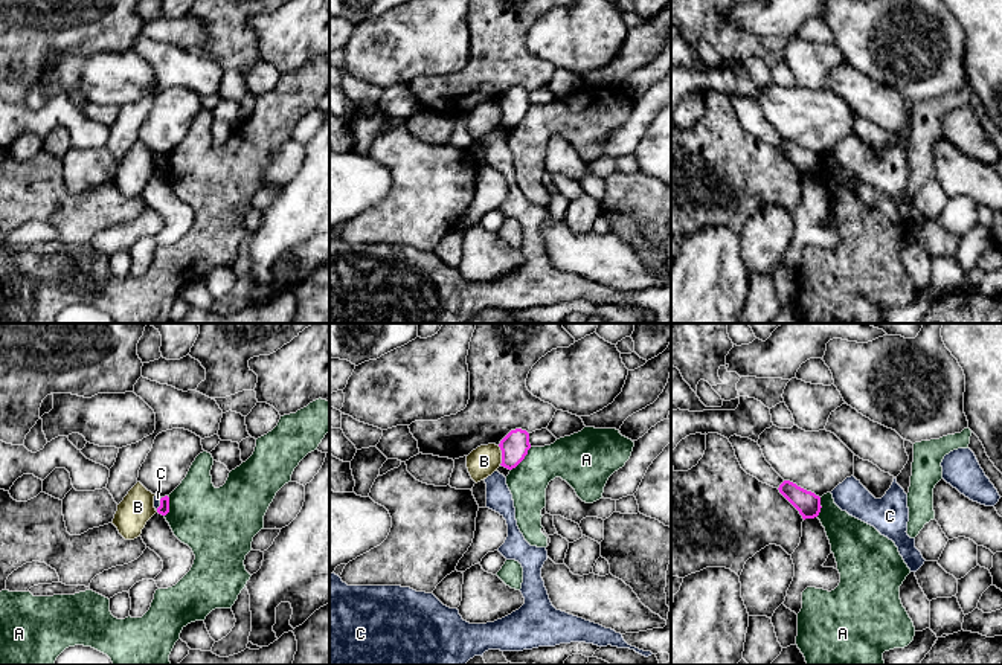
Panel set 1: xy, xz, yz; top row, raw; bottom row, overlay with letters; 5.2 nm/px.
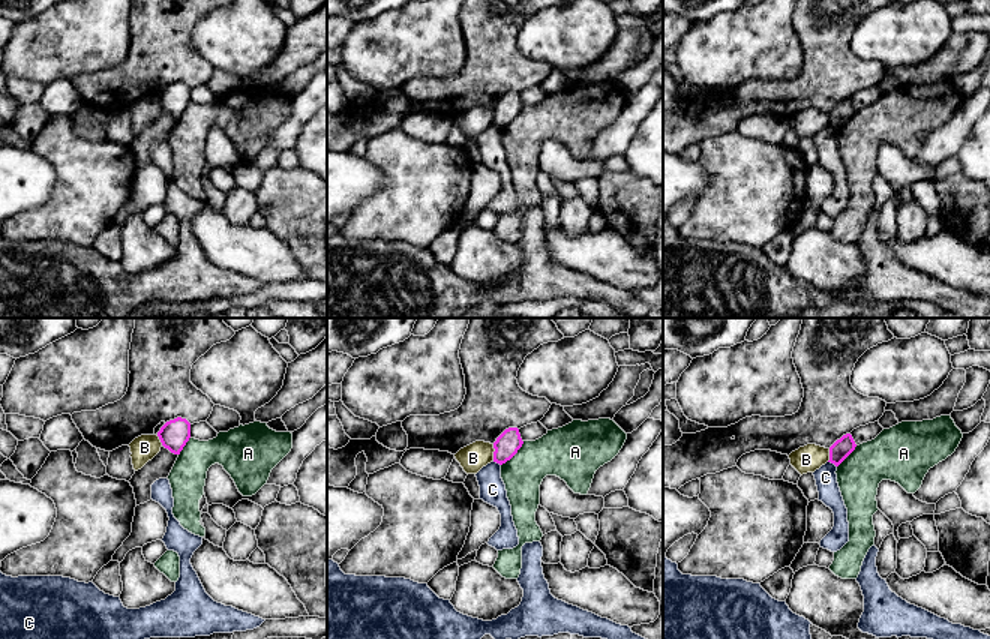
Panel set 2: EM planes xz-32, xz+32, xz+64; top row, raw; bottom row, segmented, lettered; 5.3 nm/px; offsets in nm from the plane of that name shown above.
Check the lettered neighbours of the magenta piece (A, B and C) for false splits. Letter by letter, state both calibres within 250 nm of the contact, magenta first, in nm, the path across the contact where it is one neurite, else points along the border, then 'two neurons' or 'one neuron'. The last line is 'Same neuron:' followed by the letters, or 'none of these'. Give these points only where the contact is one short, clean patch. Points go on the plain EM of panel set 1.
A: 150 nm thick on the magenta side, 220 nm on the other; border along xz (531, 106), (511, 128); two neurons
B: 150 nm thick on the magenta side, 160 nm on the other; border along xz (497, 104), (500, 122); two neurons
C: 60 nm thick on the magenta side, 30 nm on the other; border along xy (162, 156), (156, 168); two neurons
Same neuron: none of these

